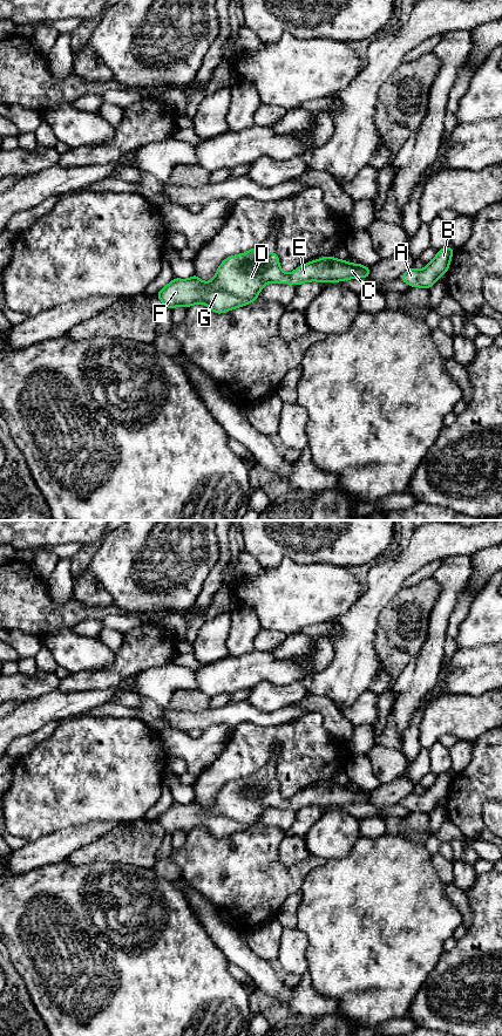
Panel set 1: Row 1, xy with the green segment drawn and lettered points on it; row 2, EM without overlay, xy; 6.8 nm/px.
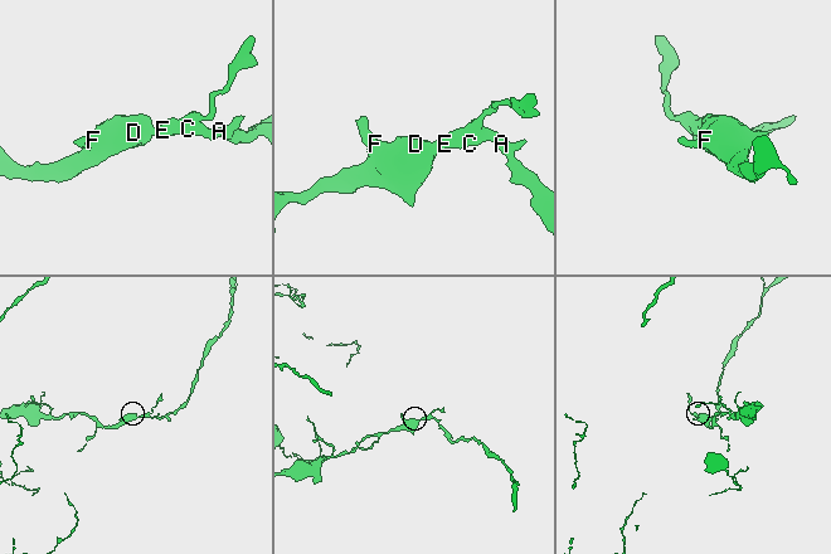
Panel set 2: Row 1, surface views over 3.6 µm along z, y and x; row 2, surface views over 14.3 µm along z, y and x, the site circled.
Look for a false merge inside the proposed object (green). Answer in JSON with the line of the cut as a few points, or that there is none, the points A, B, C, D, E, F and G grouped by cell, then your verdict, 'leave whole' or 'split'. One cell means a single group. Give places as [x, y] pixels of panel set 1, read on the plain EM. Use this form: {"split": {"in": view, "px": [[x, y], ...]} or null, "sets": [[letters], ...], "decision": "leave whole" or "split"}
{"split": null, "sets": [["A", "B", "C", "D", "E", "F", "G"]], "decision": "leave whole"}

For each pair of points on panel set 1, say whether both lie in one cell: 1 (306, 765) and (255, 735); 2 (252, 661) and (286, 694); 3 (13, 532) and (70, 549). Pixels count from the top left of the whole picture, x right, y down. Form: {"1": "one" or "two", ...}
{"1": "one", "2": "two", "3": "two"}

